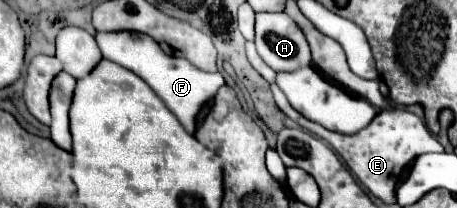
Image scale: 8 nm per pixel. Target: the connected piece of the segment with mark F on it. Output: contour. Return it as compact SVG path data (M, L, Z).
M113 31L113 33L97 33L95 41L105 59L139 75L163 99L163 103L169 107L169 111L181 121L185 131L191 135L195 133L195 115L201 109L201 105L207 99L211 99L219 87L225 85L223 75L219 71L207 73L207 71L191 65L183 57L167 55L159 47L159 43L155 39L151 39L149 35L135 33L135 31Z

